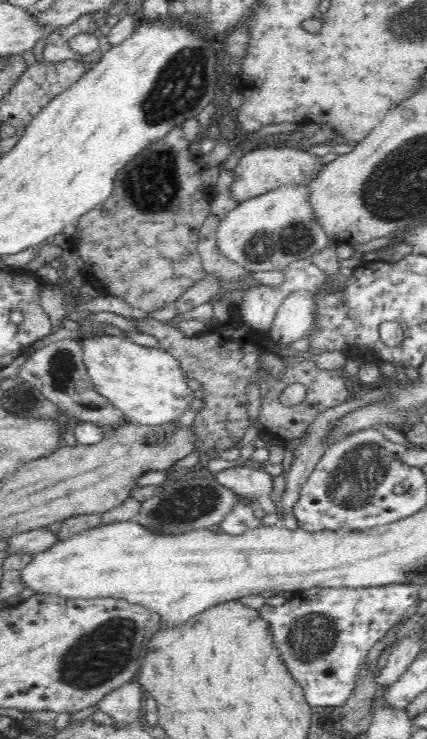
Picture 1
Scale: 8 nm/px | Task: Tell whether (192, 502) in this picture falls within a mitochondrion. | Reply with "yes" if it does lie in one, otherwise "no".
yes

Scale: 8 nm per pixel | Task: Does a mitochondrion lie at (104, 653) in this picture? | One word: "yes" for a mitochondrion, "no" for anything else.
yes

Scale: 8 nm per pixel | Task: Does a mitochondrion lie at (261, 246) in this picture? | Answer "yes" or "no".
yes

